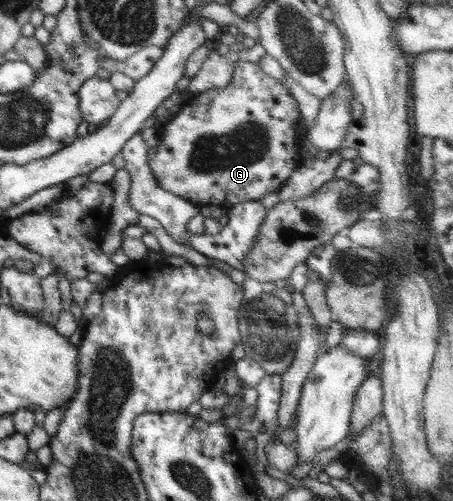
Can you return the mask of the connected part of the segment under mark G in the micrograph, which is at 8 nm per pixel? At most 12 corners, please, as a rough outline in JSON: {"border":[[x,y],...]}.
{"border":[[242,57],[148,162],[199,207],[260,201],[300,165],[295,98]]}

